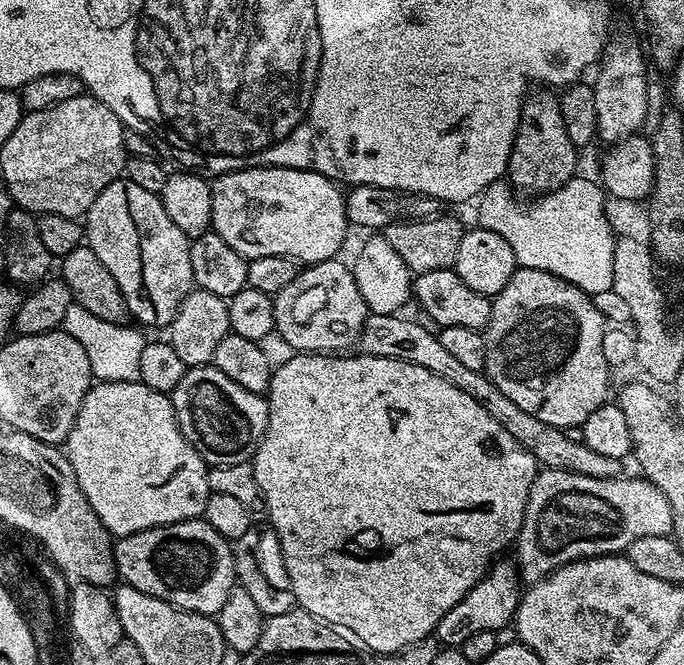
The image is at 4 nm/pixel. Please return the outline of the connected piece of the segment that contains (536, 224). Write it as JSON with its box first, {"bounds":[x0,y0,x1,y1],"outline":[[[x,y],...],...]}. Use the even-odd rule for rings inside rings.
{"bounds":[478,177,616,296],"outline":[[[572,177],[560,188],[545,193],[532,204],[520,204],[513,189],[502,182],[492,184],[481,193],[478,206],[479,227],[501,234],[514,251],[517,265],[521,268],[540,269],[556,277],[576,284],[583,292],[591,296],[612,292],[614,278],[614,252],[616,233],[609,224],[606,214],[606,194],[603,187],[595,180]]]}

